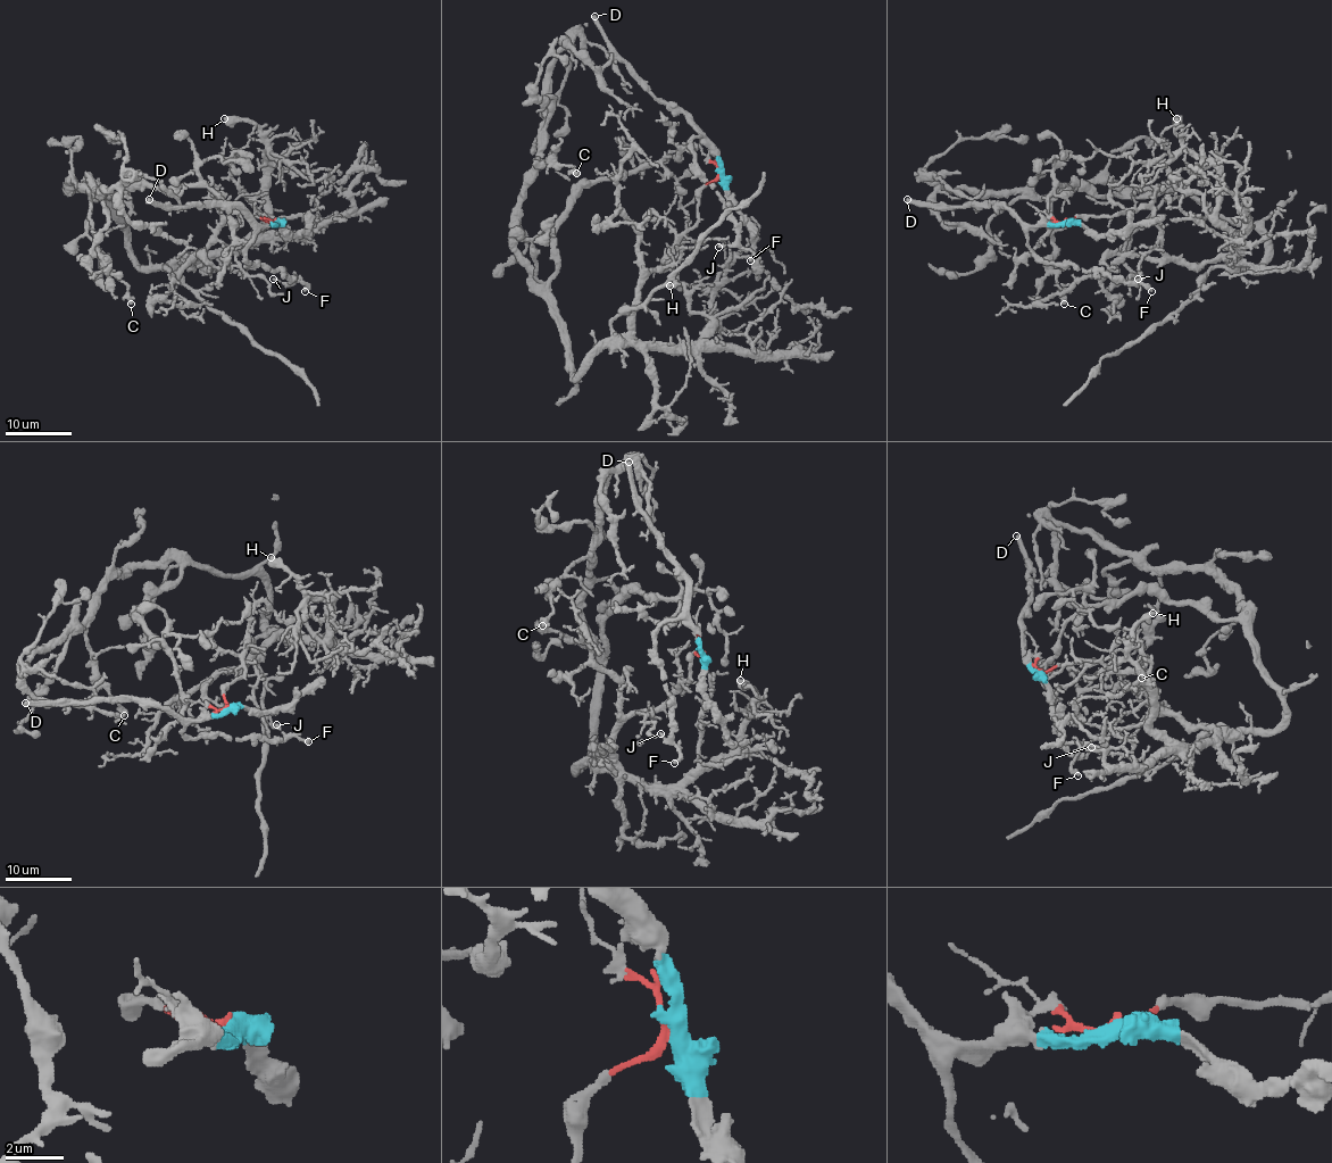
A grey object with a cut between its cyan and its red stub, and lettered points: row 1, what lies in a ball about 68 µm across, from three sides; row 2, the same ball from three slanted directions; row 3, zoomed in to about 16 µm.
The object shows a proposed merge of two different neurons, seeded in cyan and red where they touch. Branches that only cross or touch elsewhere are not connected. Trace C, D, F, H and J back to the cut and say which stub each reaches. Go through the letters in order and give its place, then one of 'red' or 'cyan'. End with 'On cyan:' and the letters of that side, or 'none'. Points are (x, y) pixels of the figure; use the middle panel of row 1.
C: (576, 173) | red
D: (594, 16) | cyan
F: (750, 260) | cyan
H: (669, 285) | red
J: (718, 247) | cyan
On cyan: D, F, J

